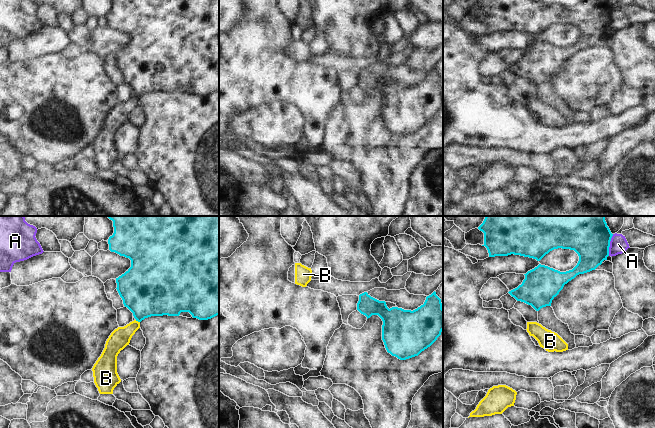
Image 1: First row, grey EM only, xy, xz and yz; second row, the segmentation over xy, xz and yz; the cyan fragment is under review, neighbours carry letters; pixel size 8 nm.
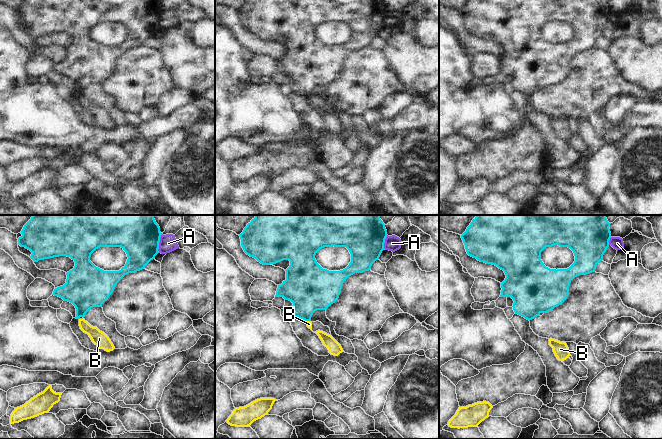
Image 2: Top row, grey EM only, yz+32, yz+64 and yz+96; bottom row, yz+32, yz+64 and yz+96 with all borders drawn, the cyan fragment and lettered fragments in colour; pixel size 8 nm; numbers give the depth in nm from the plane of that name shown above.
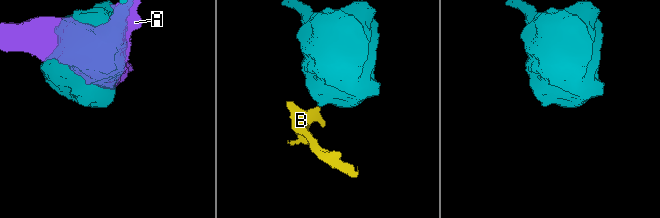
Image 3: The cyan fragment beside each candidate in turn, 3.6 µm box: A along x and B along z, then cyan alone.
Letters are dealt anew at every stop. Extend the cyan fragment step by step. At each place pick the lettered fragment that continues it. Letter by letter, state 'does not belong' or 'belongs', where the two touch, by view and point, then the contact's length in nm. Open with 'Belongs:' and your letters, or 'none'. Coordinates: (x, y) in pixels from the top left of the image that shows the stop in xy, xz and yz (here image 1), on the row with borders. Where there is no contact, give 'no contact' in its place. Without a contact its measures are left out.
Belongs: none
A: does not belong; meets cyan in yz at (609, 245); contact 180 nm long
B: does not belong; meets cyan in xy at (137, 320); contact 40 nm long

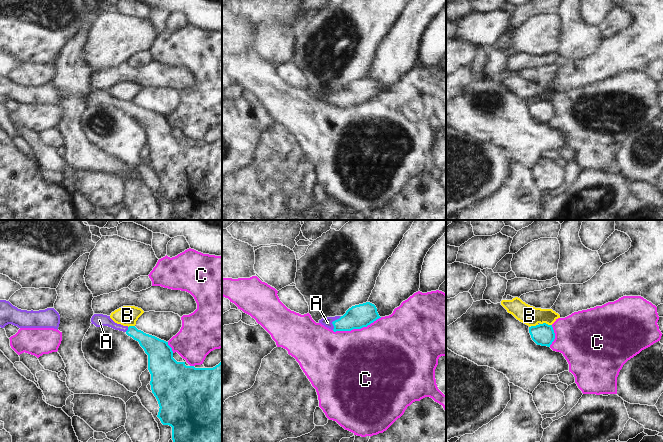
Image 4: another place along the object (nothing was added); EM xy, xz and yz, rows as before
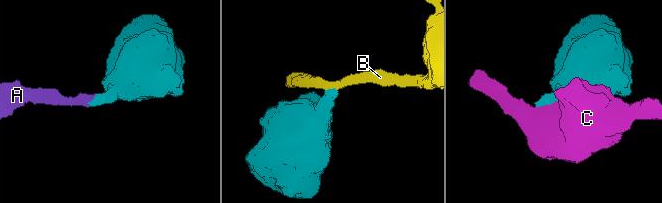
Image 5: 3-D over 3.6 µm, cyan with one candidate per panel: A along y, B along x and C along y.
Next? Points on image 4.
Belongs: A
A: belongs; meets cyan in xz at (333, 321); contact 130 nm long
B: does not belong; meets cyan in yz at (545, 323); contact 100 nm long
C: does not belong; meets cyan in xz at (356, 328); contact 420 nm long

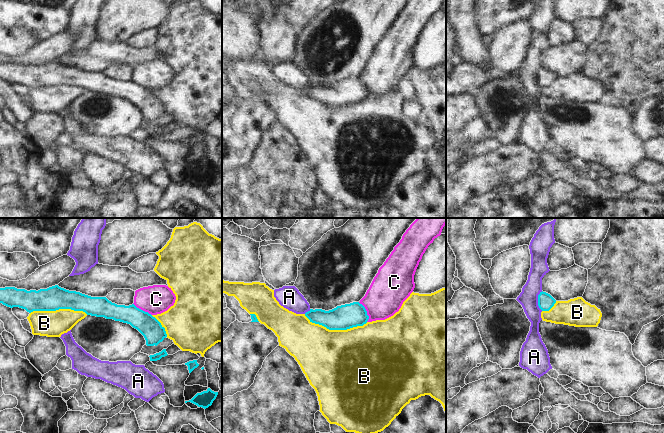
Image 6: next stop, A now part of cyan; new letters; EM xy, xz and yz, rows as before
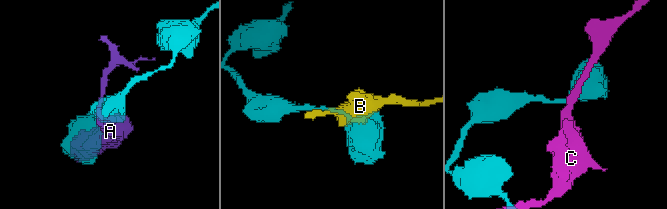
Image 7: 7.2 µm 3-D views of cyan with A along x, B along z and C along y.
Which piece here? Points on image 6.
Belongs: none
A: does not belong; meets cyan in yz at (538, 301); contact 160 nm long
B: does not belong; meets cyan in xz at (336, 329); contact 500 nm long
C: does not belong; meets cyan in xz at (366, 311); contact 180 nm long

